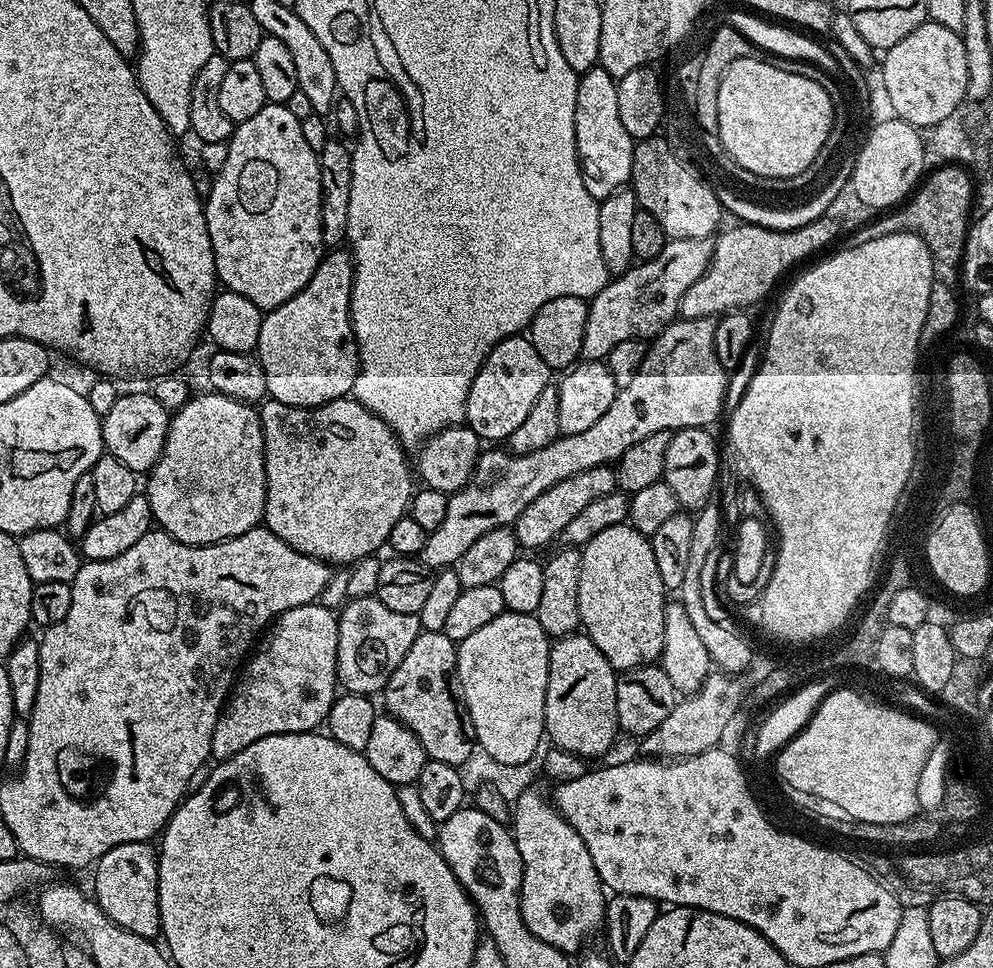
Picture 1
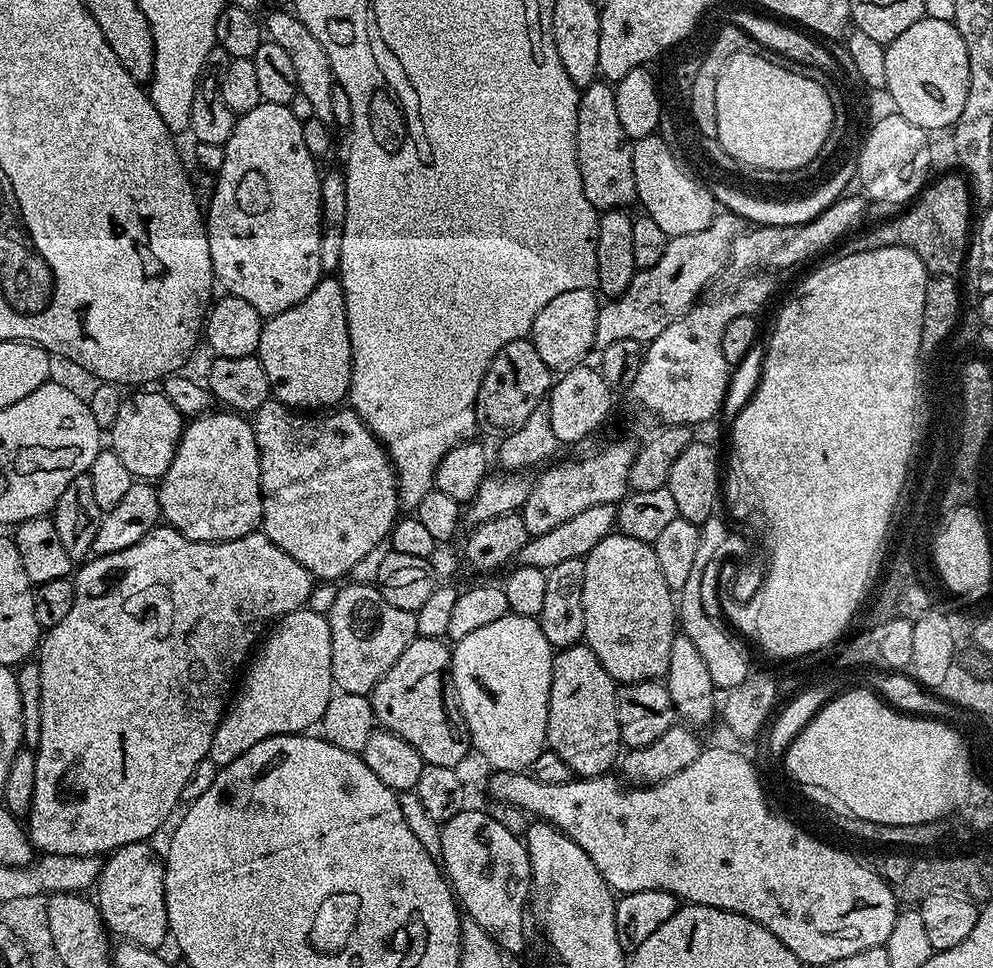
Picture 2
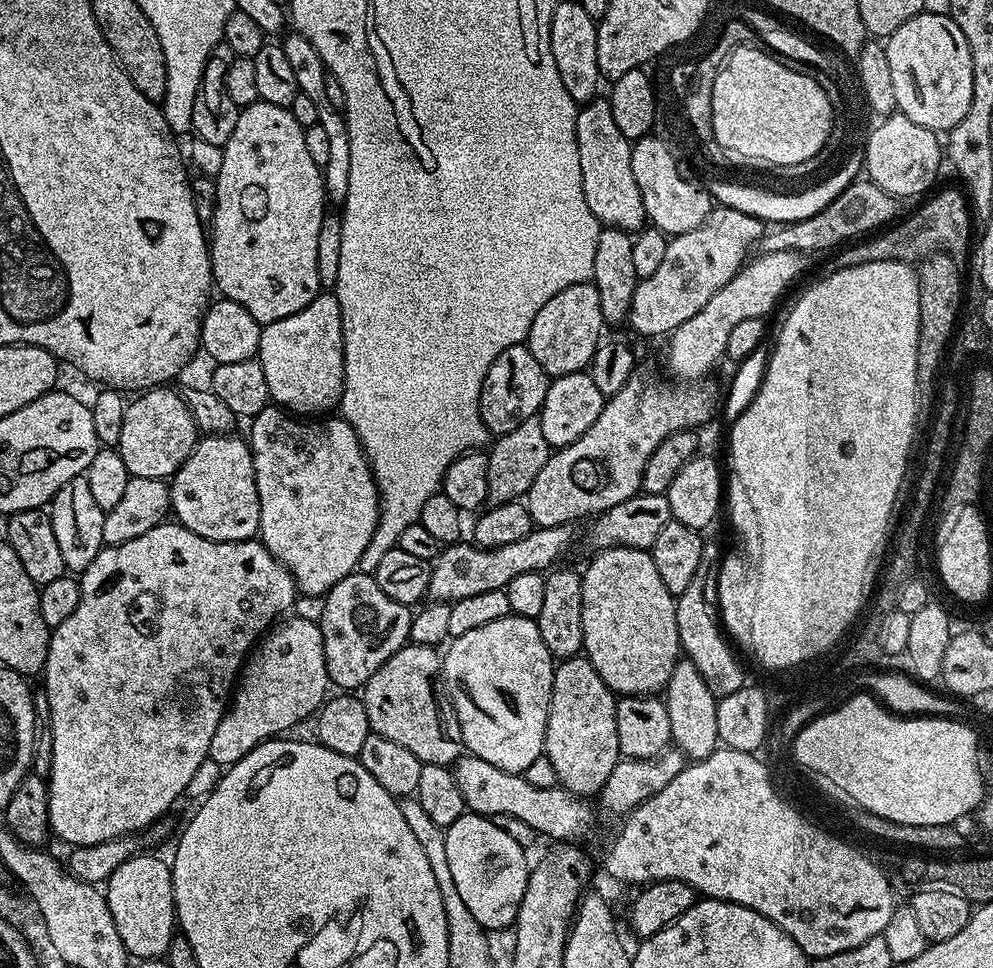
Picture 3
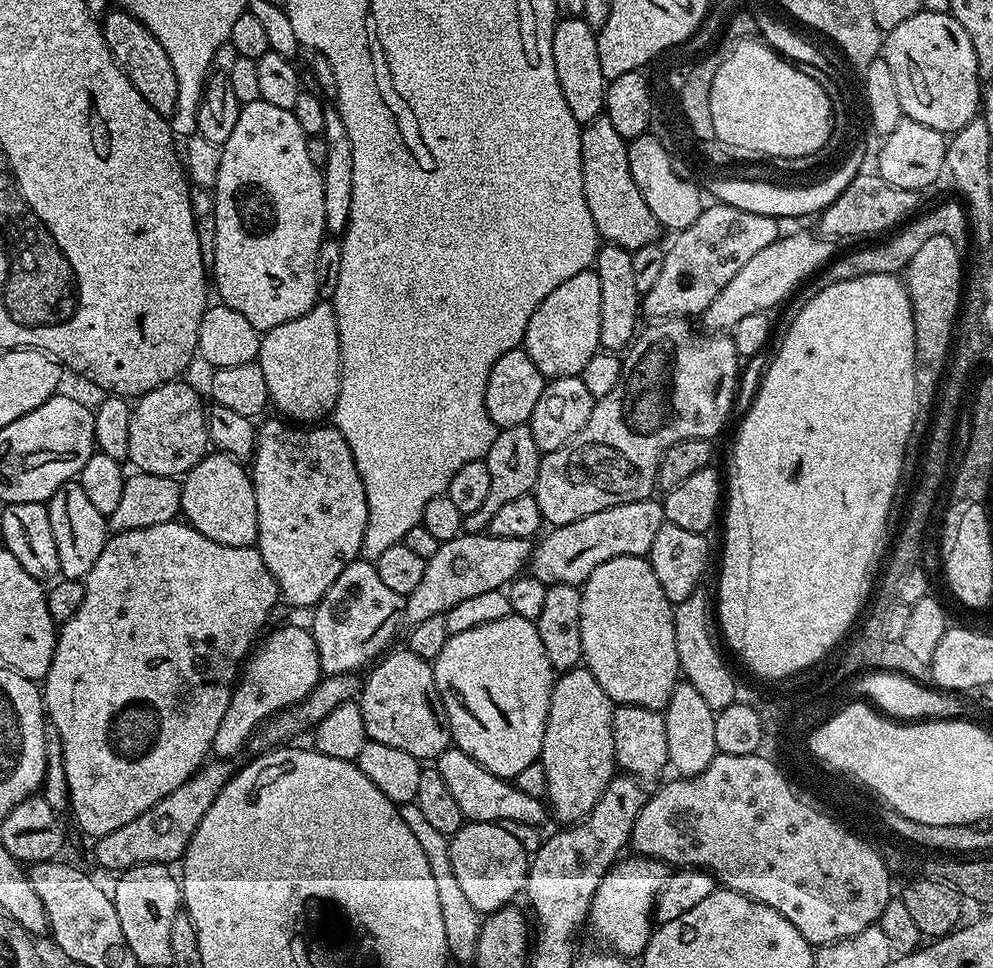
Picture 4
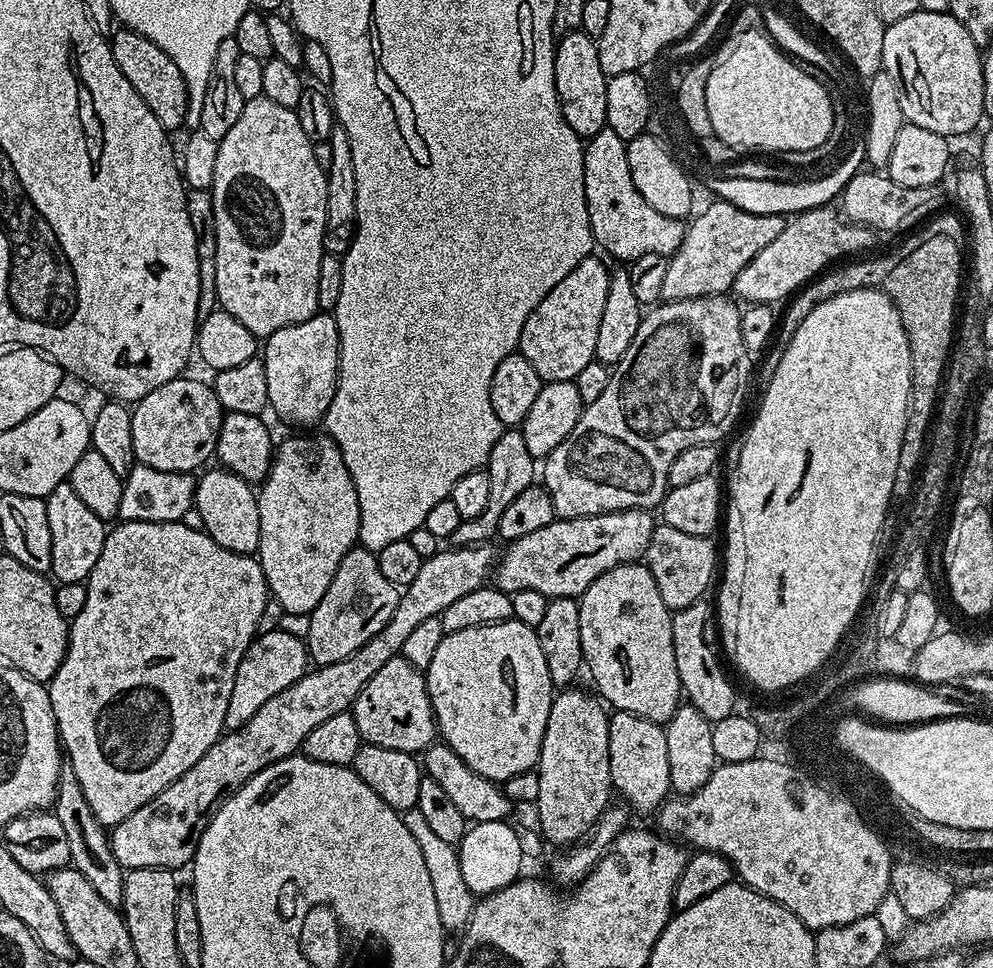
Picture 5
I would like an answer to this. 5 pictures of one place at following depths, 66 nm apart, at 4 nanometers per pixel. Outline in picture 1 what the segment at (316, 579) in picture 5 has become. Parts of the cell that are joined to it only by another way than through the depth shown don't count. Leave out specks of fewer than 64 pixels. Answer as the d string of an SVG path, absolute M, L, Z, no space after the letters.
M268 398L259 405L258 411L260 425L264 431L264 465L266 466L266 502L264 503L263 527L278 534L278 538L282 538L282 542L286 542L286 546L294 546L294 550L298 550L310 558L323 560L329 566L352 566L359 561L369 559L376 554L380 547L383 549L390 538L390 530L394 530L394 522L401 520L409 511L414 491L414 485L412 485L414 472L413 469L412 472L408 469L408 460L404 457L406 448L400 443L396 431L386 422L382 422L382 418L378 418L370 410L366 410L366 406L362 406L354 398L331 400L317 408L295 408Z

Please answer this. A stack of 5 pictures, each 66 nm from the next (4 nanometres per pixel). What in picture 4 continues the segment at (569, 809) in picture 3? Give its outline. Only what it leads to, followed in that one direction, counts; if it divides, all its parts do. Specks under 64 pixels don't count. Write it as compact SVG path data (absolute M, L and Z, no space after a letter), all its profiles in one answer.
M449 746L441 756L436 757L434 766L446 781L450 795L458 801L465 821L503 822L514 826L512 824L540 824L544 819L549 819L550 812L543 799L523 793L511 779L490 774L490 770L486 770L473 756L458 747Z

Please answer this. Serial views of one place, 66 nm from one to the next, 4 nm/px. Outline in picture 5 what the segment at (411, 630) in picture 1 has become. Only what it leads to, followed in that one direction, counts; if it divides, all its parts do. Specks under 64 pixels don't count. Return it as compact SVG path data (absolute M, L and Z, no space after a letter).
M359 546L351 548L338 562L338 570L334 570L334 578L322 594L322 602L310 614L310 630L306 637L308 654L313 665L342 662L350 654L354 654L394 614L400 601L401 589L396 588L382 575L382 566L378 566L378 555L368 548Z

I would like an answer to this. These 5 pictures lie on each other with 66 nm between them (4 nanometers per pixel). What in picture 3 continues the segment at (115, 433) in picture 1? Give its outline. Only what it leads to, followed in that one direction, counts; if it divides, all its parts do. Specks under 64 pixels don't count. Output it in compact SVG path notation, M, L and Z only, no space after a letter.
M171 387L147 389L135 397L136 400L127 405L122 418L122 438L118 445L118 451L122 462L126 462L126 470L129 477L158 478L168 480L176 475L176 471L190 458L198 439L198 427L195 419L179 391L171 392Z

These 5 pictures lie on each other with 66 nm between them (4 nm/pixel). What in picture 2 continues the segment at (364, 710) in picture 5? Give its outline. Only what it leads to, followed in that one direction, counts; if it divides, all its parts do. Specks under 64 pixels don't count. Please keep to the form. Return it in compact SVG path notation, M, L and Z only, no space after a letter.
M417 635L402 650L398 662L373 686L370 699L372 713L383 731L398 734L398 738L410 742L425 764L459 769L470 753L472 740L452 688L451 666L452 648L443 639Z

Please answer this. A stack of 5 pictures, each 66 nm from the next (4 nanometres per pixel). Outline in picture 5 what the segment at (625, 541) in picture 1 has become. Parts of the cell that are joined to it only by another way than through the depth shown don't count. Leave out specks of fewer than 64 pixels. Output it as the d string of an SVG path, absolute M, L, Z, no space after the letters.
M647 563L619 564L614 566L614 570L606 570L606 574L590 582L579 601L578 626L582 630L584 668L596 683L595 691L609 705L612 703L615 711L638 714L655 724L667 725L682 703L682 689L678 662L674 658L672 613L668 611L666 602L662 602L662 594L658 594L654 574L650 574Z

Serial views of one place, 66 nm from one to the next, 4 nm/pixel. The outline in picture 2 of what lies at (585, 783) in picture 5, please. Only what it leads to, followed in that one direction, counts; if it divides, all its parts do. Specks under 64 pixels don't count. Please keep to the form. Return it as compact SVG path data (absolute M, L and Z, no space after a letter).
M581 642L561 648L552 657L552 681L550 682L550 698L548 699L548 743L547 747L562 758L571 775L576 778L586 776L602 776L613 771L612 763L617 763L622 752L620 727L616 713L617 683L606 674L602 662Z

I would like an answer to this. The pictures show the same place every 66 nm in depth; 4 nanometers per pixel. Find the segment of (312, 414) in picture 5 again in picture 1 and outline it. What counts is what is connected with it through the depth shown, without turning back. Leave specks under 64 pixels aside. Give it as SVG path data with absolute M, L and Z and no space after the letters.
M344 250L329 251L321 259L320 264L316 268L316 273L310 278L310 282L306 282L306 286L302 290L298 290L298 294L294 294L294 298L290 298L290 302L282 302L282 306L271 309L264 316L262 330L258 334L258 342L256 343L254 352L259 359L262 370L266 370L266 386L268 387L268 396L271 399L282 402L286 406L294 406L295 408L317 408L331 400L343 400L351 393L356 376L360 372L360 348L356 344L356 335L352 329L352 315L350 314L352 280L355 277L356 270L352 266L351 255Z

